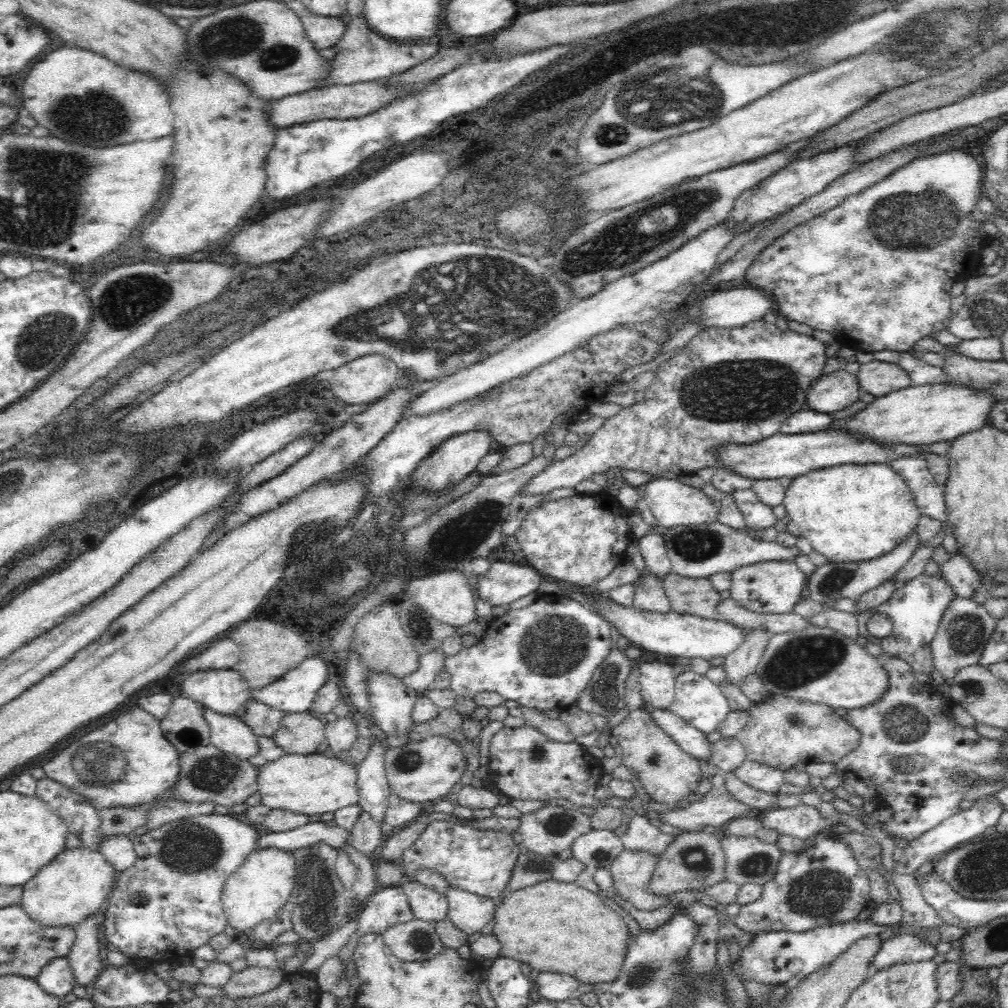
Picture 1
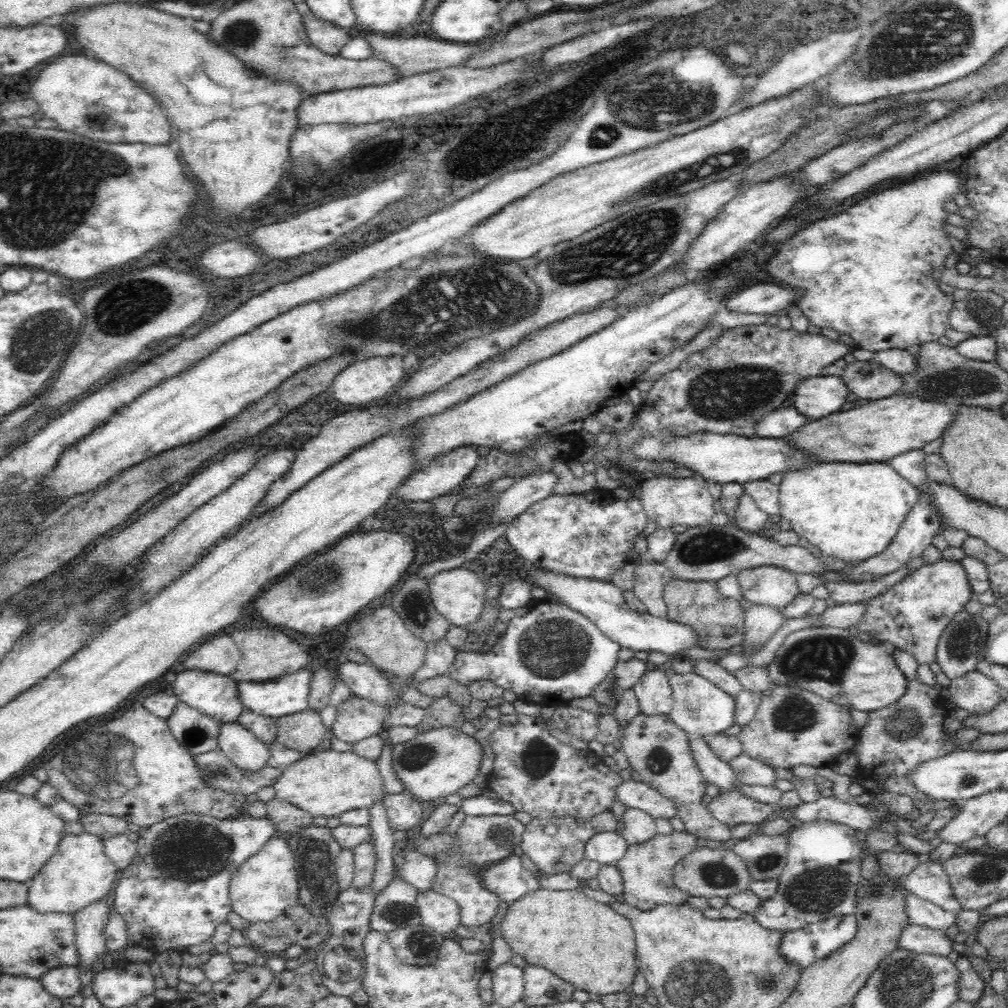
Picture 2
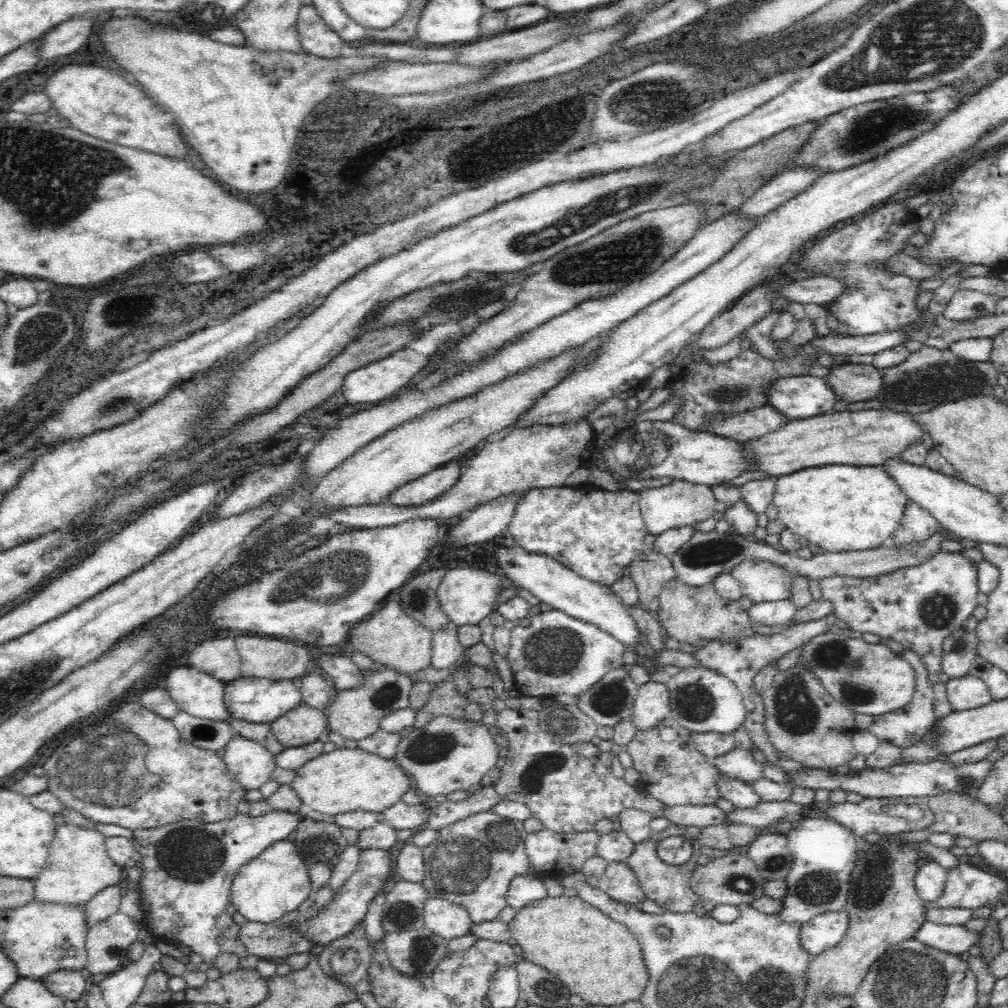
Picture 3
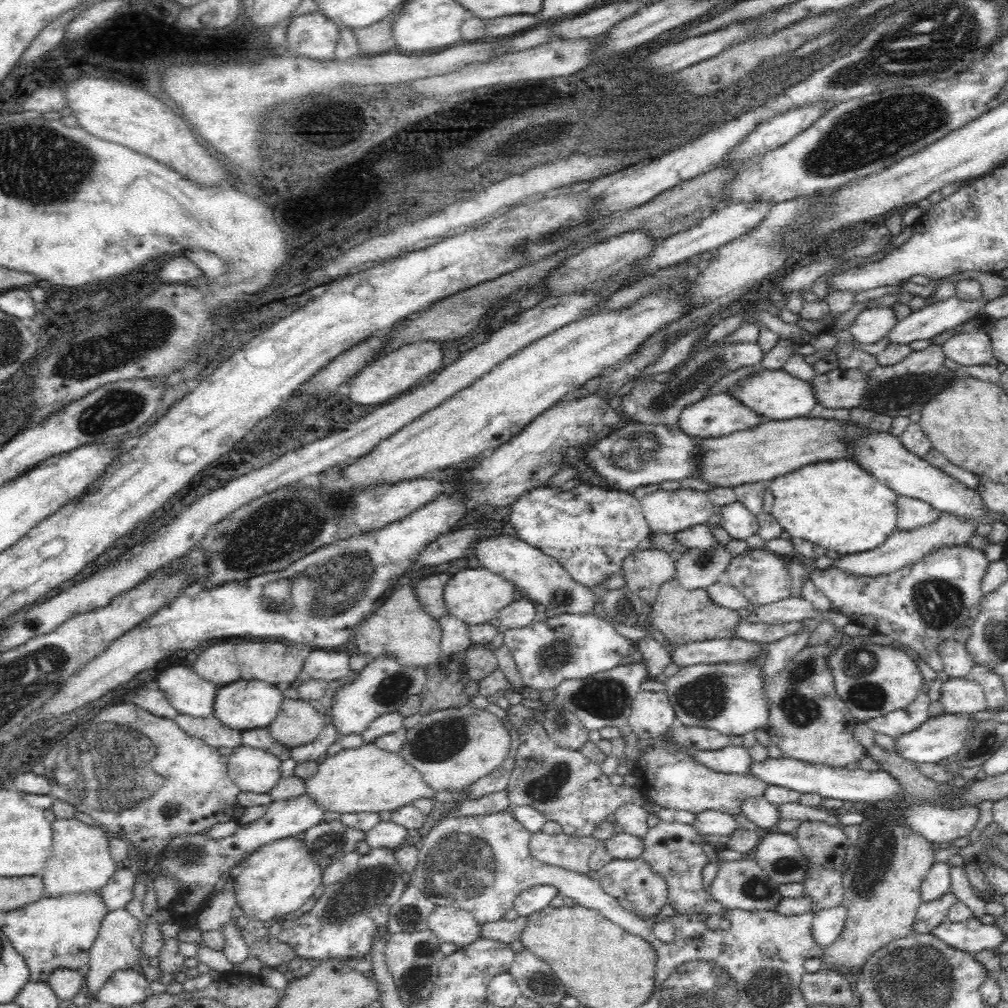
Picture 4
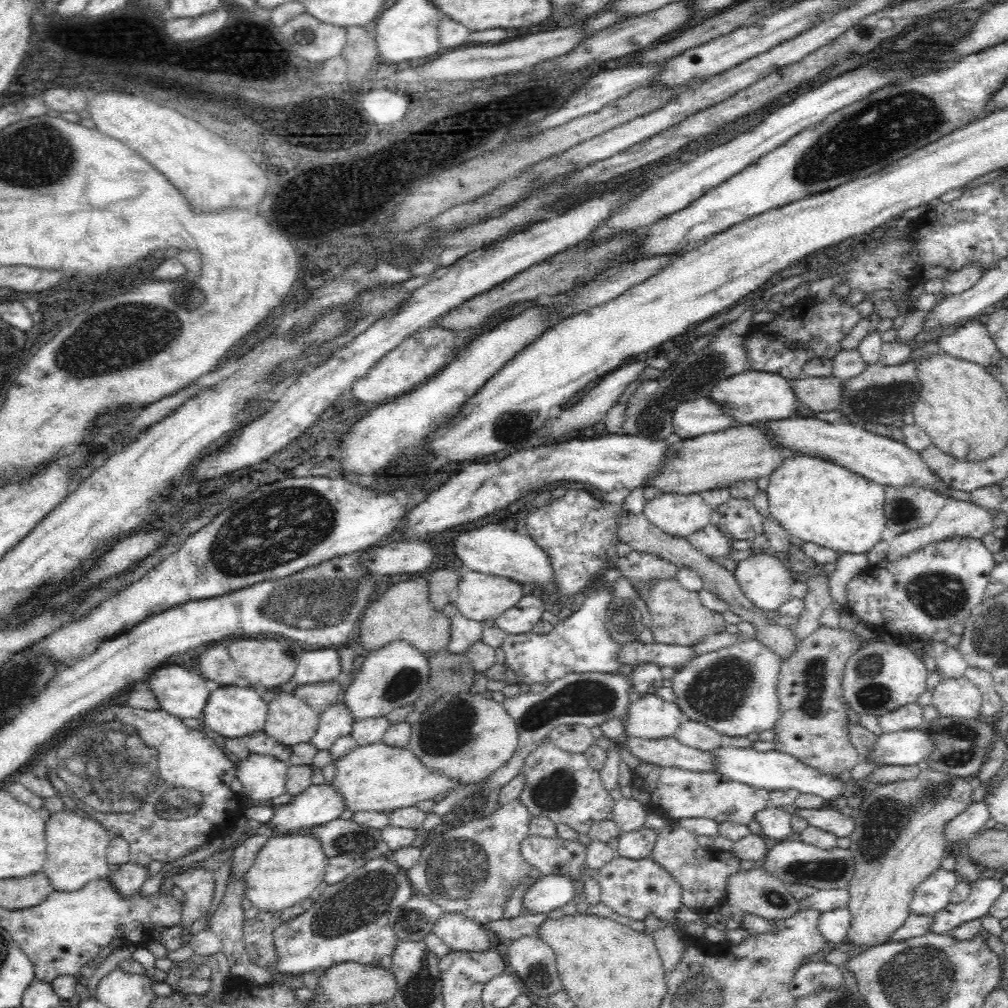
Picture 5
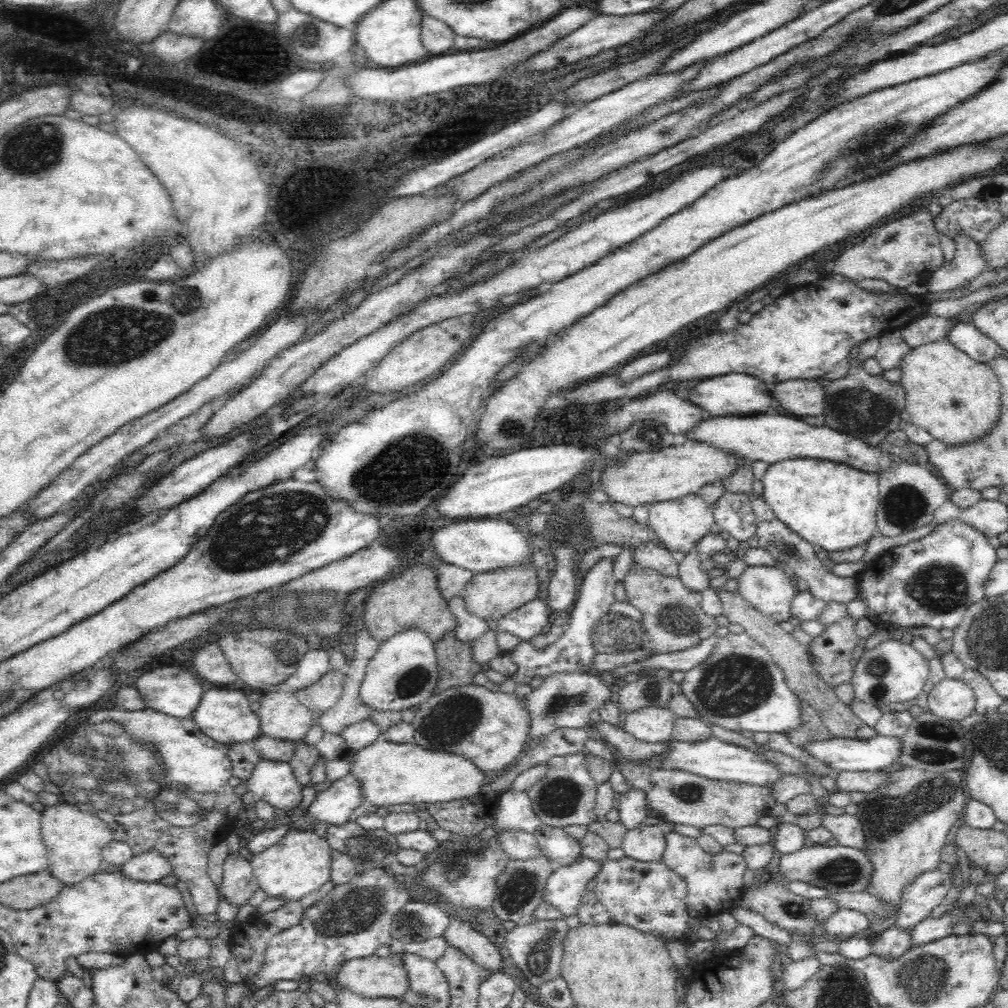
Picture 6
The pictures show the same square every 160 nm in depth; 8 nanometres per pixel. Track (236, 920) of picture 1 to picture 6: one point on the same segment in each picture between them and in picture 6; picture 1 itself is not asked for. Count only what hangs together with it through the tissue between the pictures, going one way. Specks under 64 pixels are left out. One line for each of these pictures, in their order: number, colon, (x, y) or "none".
2: (260, 889)
3: (275, 882)
4: (279, 877)
5: (287, 869)
6: (299, 863)

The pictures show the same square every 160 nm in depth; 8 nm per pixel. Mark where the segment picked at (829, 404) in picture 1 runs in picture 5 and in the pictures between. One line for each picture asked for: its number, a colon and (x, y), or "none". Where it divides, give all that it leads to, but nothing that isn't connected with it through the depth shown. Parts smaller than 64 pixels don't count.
2: (815, 397)
3: (798, 397)
4: (776, 395)
5: (751, 397)

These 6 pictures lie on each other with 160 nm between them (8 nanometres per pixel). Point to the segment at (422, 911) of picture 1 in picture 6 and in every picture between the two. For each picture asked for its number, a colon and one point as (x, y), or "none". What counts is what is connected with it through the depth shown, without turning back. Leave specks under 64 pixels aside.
2: (437, 911)
3: (448, 920)
4: (454, 925)
5: (460, 933)
6: (462, 935)

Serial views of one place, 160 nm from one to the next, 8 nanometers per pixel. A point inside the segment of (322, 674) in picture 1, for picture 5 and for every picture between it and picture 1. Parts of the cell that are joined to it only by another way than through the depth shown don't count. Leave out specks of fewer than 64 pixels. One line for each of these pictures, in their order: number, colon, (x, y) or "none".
2: (288, 694)
3: (252, 699)
4: (246, 704)
5: (234, 711)

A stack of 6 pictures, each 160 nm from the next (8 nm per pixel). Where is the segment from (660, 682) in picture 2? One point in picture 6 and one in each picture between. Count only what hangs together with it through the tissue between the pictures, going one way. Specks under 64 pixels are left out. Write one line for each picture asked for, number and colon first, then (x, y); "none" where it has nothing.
3: (651, 705)
4: (652, 715)
5: (649, 716)
6: (652, 723)

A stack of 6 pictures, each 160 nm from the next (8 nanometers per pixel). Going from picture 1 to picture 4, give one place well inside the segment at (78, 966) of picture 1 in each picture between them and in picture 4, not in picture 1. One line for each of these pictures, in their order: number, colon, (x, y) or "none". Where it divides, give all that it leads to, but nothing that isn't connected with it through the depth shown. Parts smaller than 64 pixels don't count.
2: (90, 922)
3: (106, 902)
4: (117, 894)

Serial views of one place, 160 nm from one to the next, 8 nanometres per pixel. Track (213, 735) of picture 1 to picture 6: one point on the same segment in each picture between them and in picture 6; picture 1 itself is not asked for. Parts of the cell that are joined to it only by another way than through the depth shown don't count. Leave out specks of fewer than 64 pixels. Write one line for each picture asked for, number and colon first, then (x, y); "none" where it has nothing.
2: (246, 752)
3: (251, 763)
4: (253, 769)
5: (262, 776)
6: (271, 781)

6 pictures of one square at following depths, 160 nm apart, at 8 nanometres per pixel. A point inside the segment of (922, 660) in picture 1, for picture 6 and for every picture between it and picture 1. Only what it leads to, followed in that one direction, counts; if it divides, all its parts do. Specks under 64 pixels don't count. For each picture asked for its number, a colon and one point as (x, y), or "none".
2: (912, 615)
3: (918, 606)
4: (919, 606)
5: (935, 587)
6: (932, 581)

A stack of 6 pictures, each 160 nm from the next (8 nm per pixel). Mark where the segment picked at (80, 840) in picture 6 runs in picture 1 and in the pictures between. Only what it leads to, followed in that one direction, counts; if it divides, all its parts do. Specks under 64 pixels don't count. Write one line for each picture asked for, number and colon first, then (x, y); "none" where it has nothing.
1: (77, 883)
2: (79, 873)
3: (78, 867)
4: (80, 862)
5: (77, 845)

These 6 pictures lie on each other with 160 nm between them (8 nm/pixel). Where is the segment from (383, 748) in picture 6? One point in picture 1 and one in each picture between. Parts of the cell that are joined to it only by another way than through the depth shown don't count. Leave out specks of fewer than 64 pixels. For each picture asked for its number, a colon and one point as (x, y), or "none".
1: (309, 784)
2: (326, 783)
3: (346, 779)
4: (366, 779)
5: (376, 778)

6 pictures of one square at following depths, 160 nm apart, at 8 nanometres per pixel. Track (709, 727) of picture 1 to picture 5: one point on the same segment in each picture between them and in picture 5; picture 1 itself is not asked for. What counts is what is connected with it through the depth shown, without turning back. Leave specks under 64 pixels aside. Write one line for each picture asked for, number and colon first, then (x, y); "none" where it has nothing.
2: (699, 707)
3: (702, 700)
4: (728, 697)
5: (733, 690)

